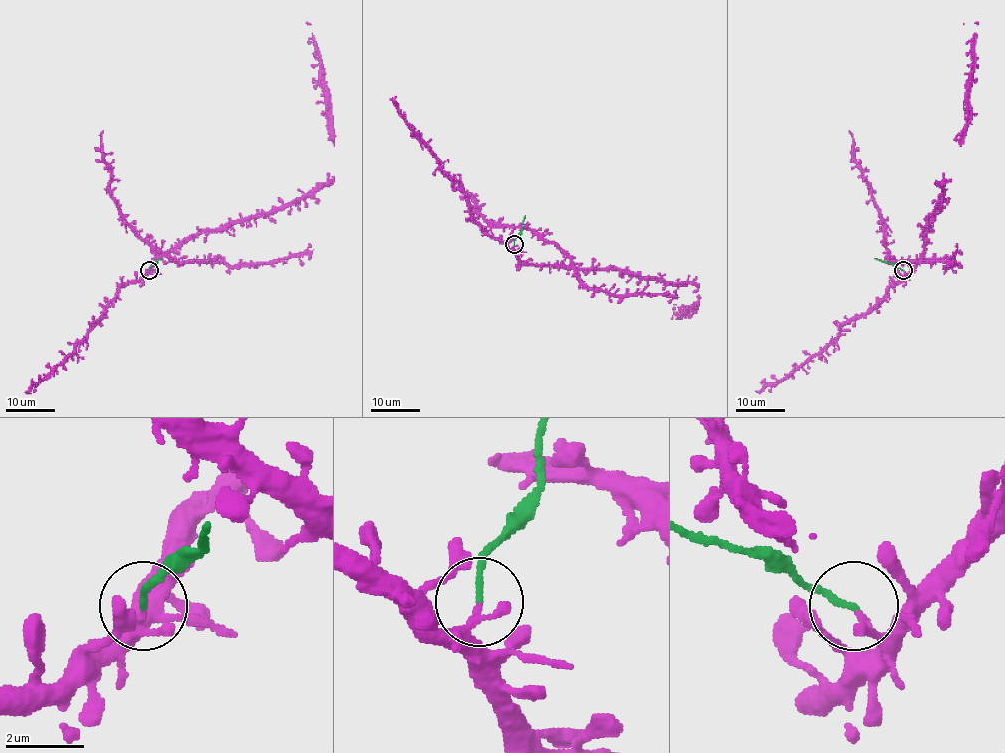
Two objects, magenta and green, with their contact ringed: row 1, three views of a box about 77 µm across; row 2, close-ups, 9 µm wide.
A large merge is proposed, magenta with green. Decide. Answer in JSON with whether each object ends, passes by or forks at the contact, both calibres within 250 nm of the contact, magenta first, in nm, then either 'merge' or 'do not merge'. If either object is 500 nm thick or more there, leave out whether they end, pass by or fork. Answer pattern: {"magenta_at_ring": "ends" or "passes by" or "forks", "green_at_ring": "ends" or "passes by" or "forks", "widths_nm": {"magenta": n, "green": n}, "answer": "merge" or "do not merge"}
{"magenta_at_ring": "passes by", "green_at_ring": "ends", "widths_nm": {"magenta": 130, "green": 140}, "answer": "do not merge"}

